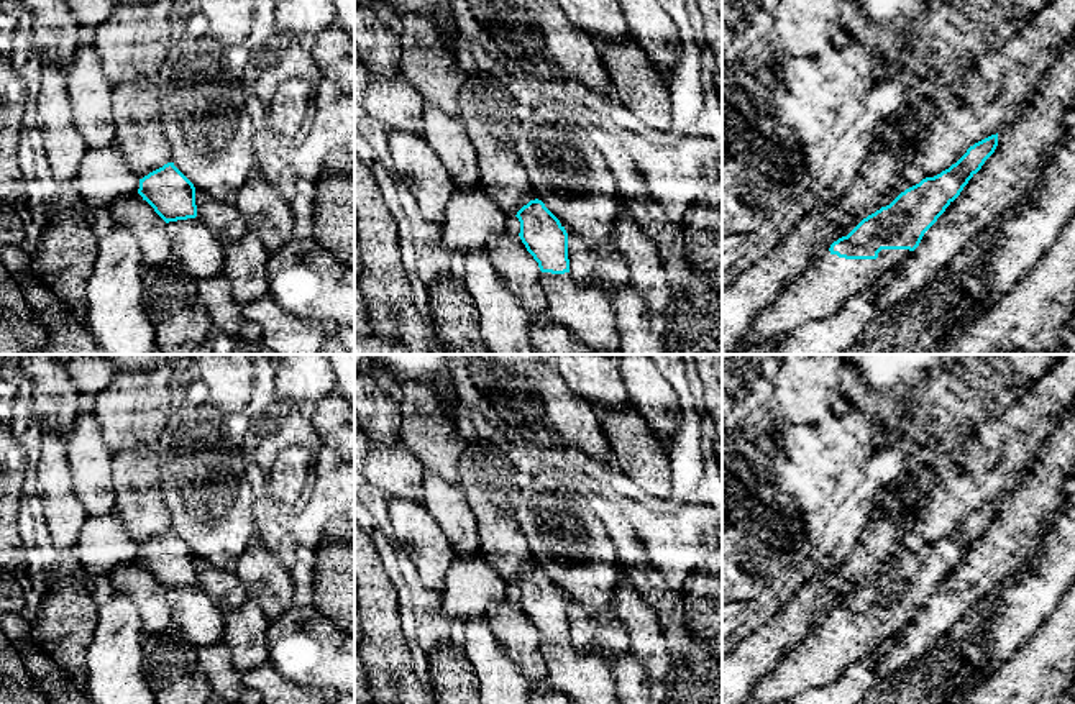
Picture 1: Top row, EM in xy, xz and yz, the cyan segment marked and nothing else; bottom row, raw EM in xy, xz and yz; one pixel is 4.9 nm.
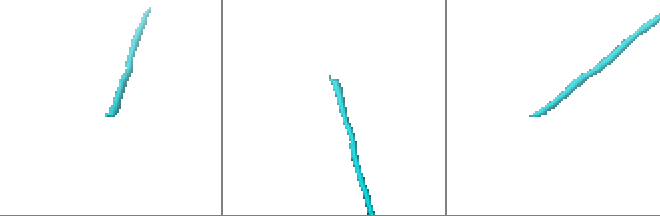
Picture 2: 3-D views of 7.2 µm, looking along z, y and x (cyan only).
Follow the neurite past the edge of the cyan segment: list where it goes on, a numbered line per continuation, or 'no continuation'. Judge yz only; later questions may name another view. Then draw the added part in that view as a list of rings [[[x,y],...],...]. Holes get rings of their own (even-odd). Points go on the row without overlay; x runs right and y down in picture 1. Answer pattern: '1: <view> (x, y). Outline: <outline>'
1: yz (829, 649). Outline: [[[829,617],[824,619],[785,653],[773,671],[757,679],[747,704],[791,704],[804,691],[834,683],[850,665],[893,638],[909,620],[909,617],[881,617],[876,627],[845,627]]]

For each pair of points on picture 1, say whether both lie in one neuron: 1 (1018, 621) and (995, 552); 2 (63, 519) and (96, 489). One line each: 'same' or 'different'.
1: different
2: different

